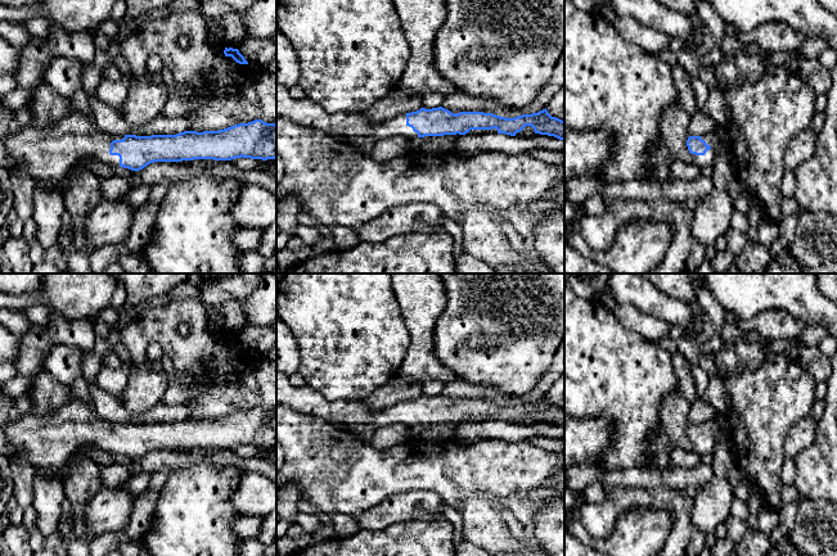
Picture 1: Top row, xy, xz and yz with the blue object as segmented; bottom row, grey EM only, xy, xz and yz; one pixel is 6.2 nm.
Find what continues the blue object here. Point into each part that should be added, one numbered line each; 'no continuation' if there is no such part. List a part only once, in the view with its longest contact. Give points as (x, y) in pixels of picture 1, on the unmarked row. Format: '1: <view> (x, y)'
1: xy (48, 441)

